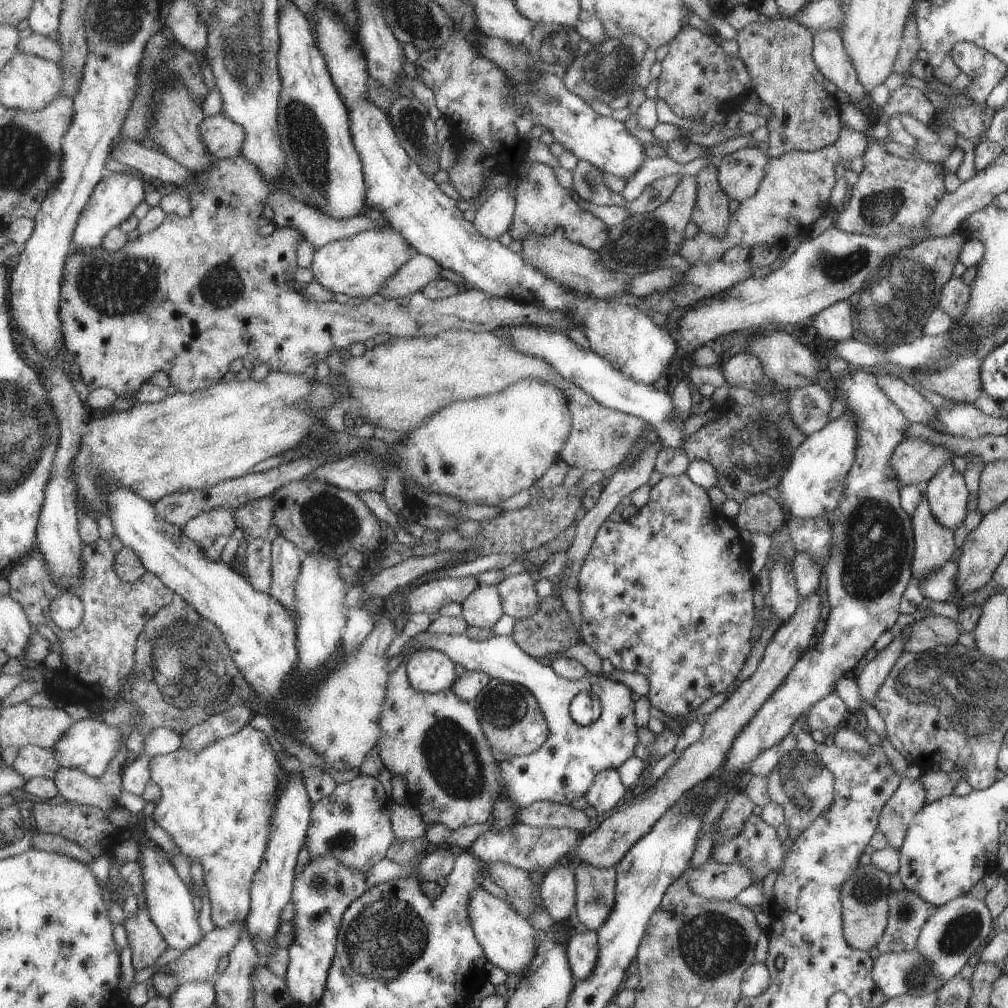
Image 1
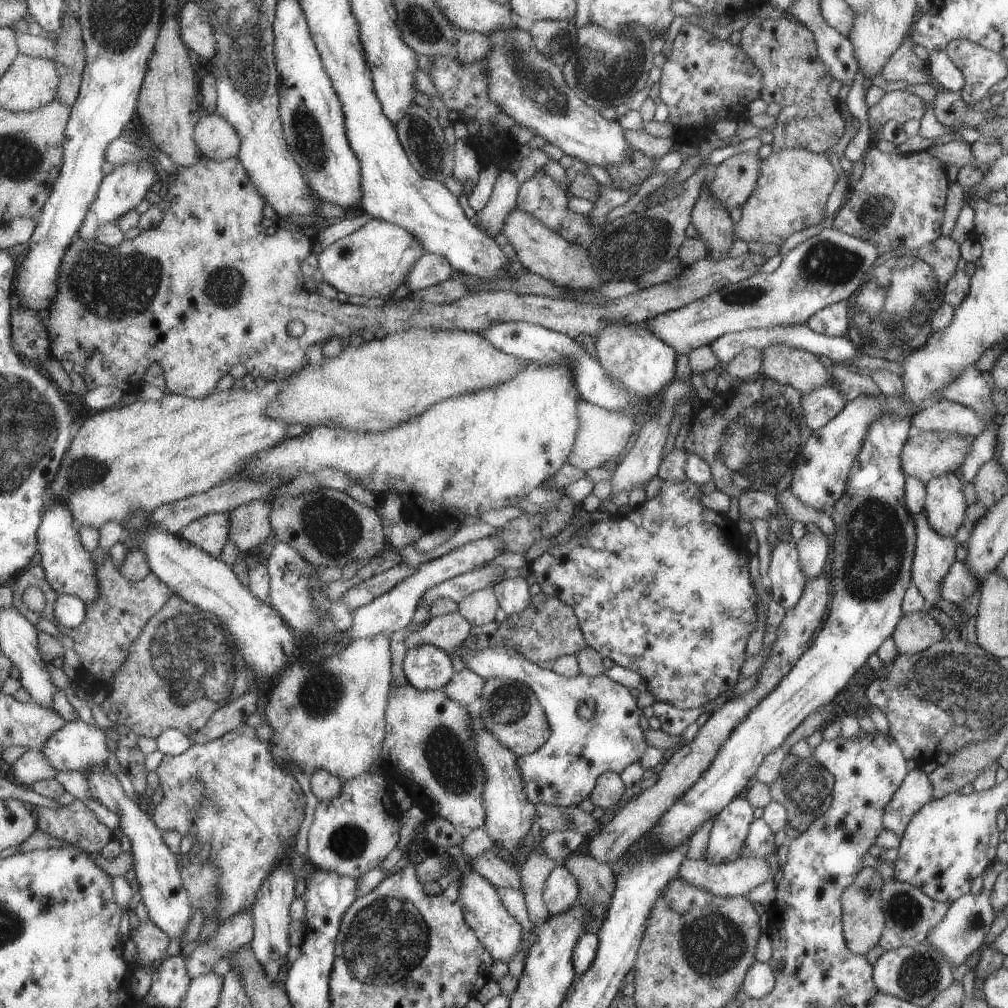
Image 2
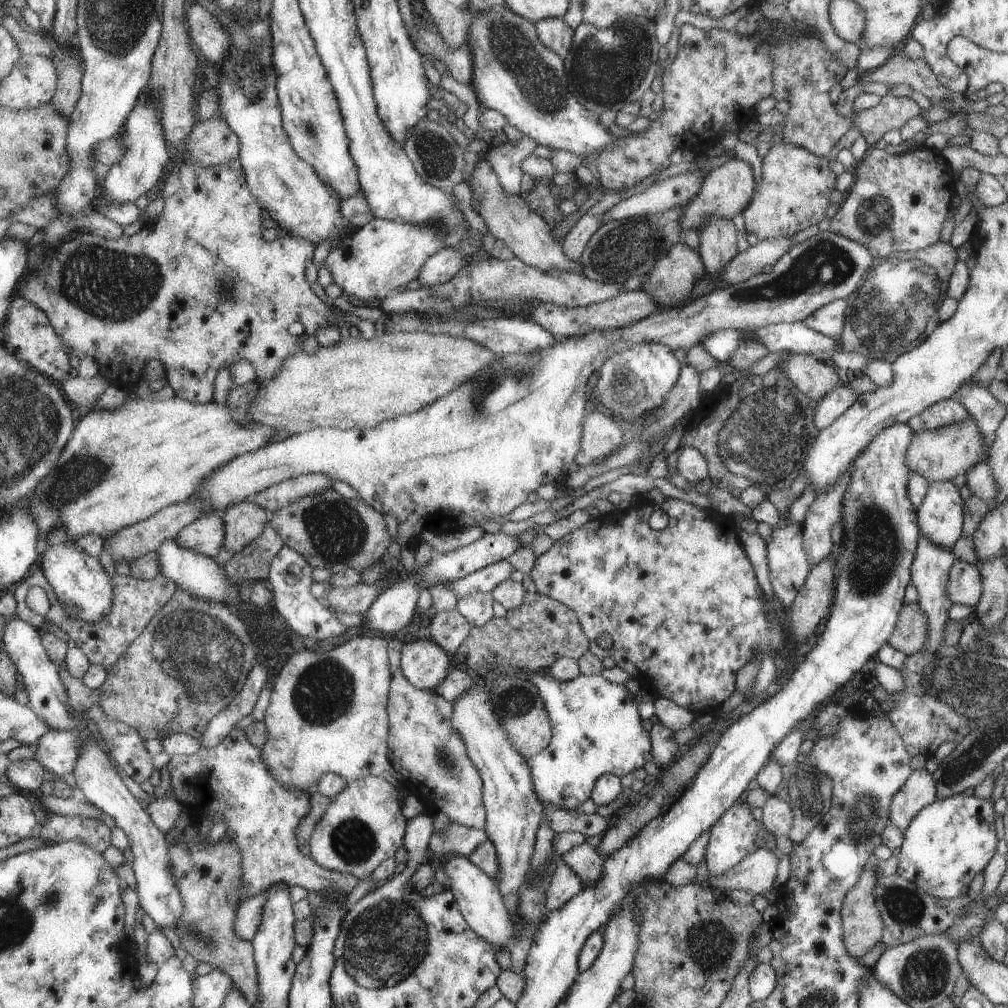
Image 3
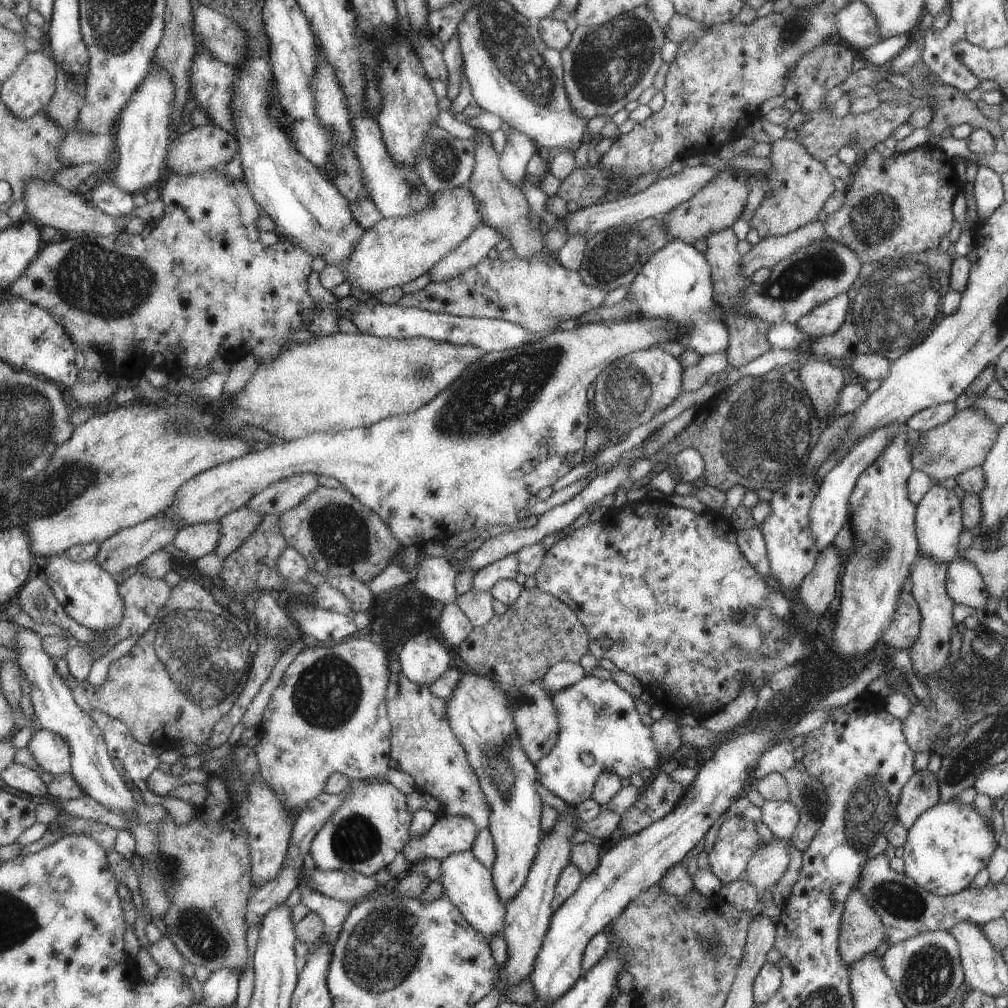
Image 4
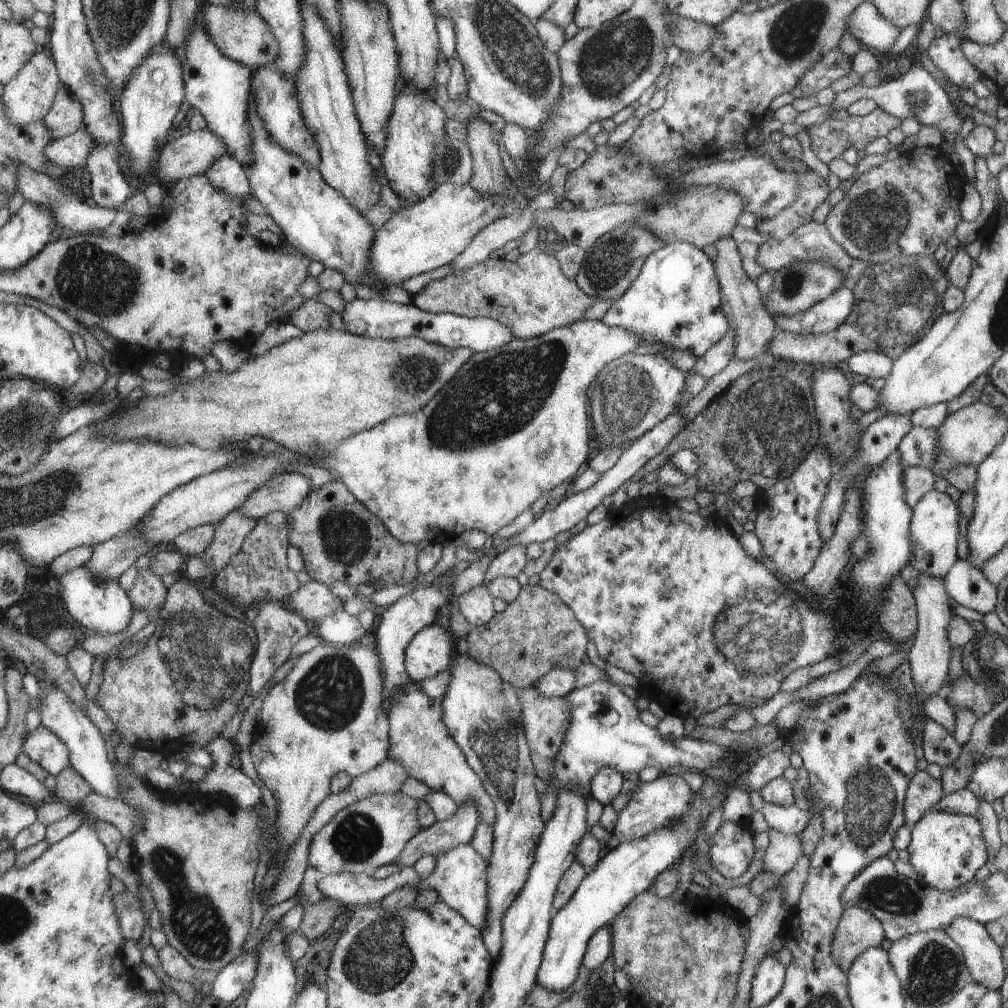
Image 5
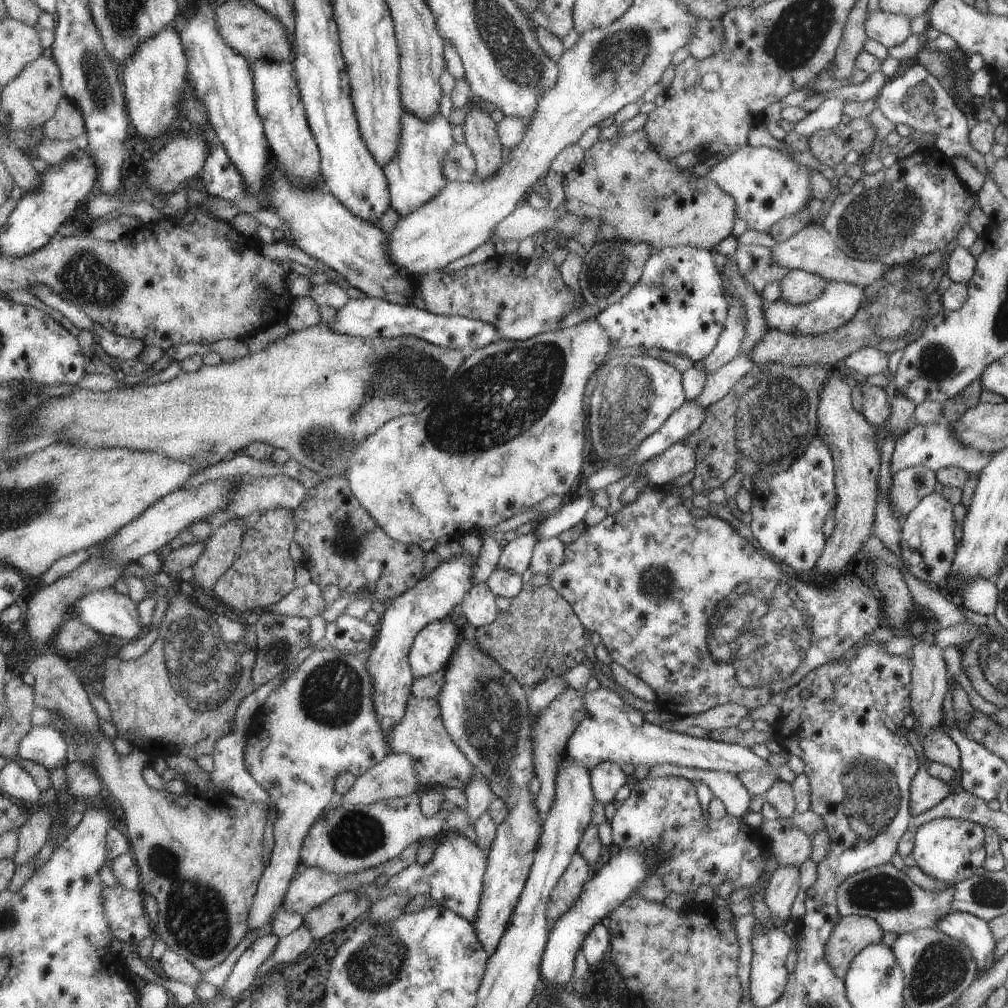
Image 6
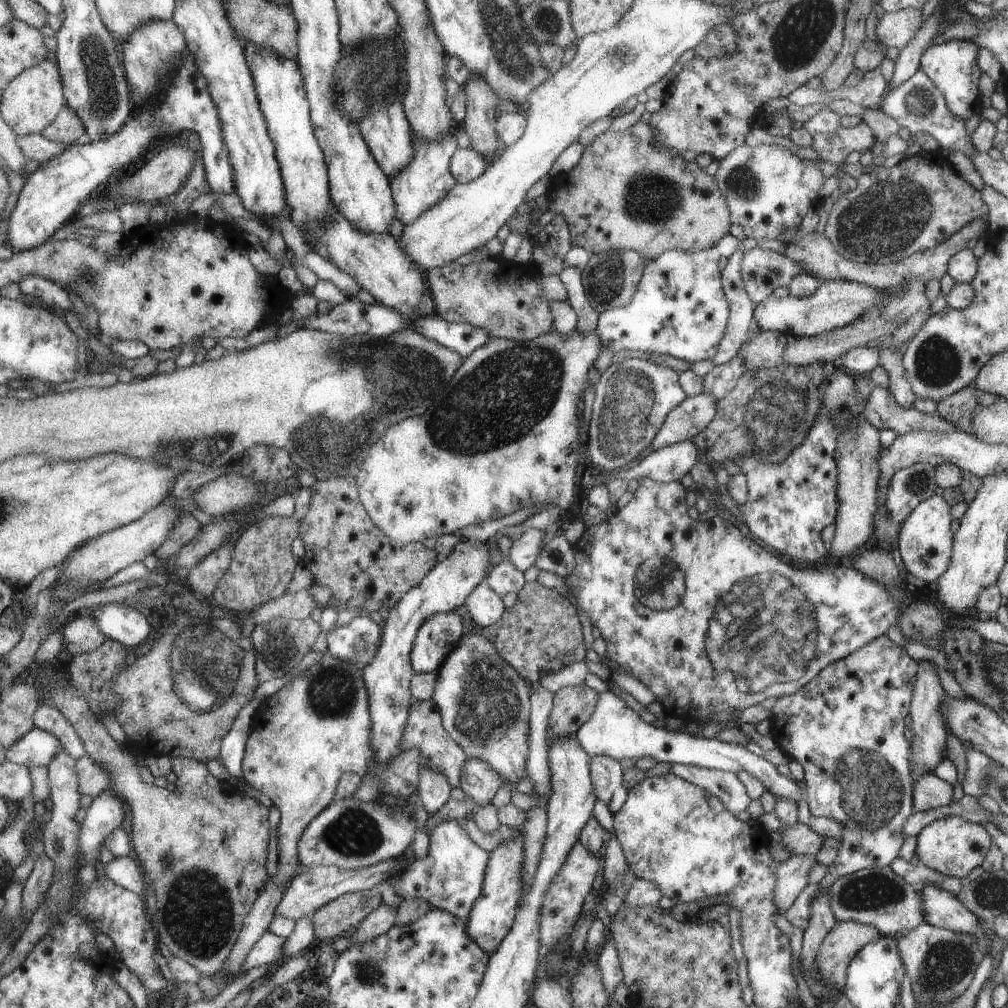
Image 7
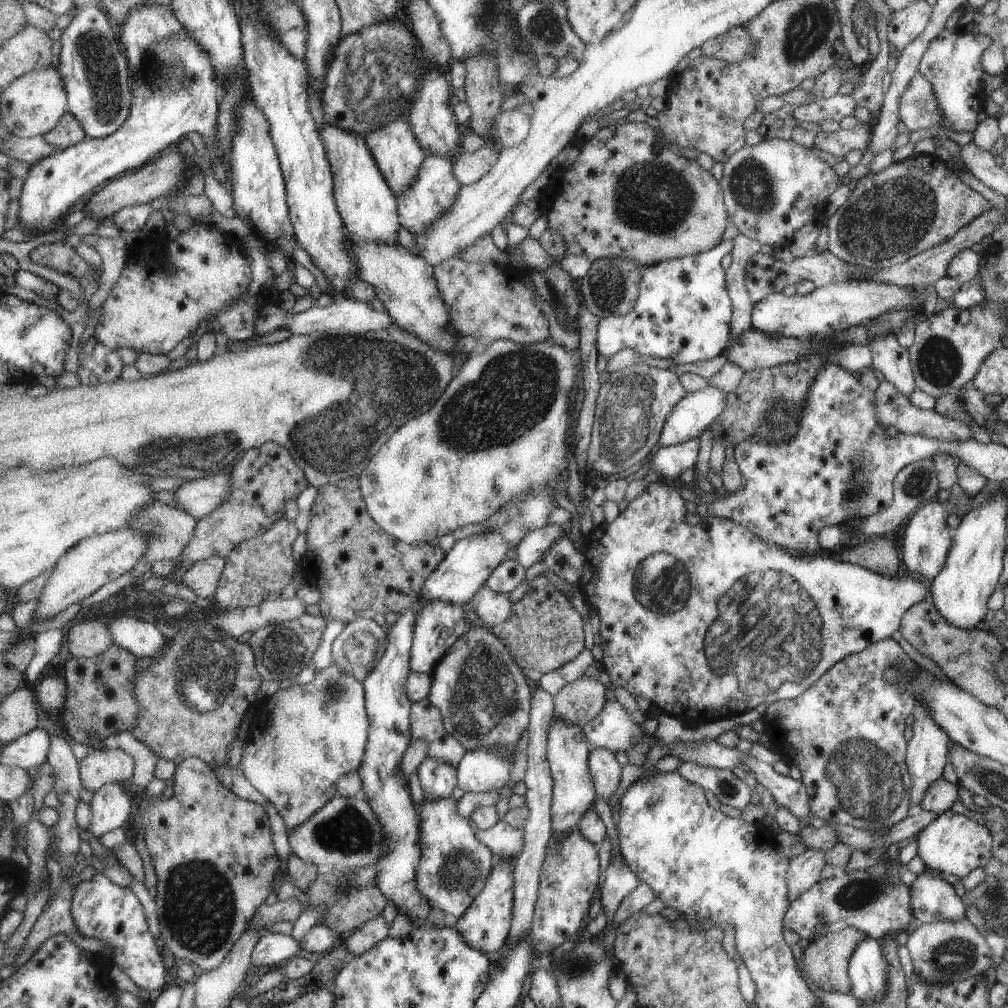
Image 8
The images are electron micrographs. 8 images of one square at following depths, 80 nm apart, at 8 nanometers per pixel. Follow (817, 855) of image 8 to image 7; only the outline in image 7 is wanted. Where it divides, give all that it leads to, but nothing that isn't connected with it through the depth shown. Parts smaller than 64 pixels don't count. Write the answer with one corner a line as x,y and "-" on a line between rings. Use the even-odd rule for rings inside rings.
792,855
780,863
774,894
775,901
783,914
808,885
808,873
816,862
815,855

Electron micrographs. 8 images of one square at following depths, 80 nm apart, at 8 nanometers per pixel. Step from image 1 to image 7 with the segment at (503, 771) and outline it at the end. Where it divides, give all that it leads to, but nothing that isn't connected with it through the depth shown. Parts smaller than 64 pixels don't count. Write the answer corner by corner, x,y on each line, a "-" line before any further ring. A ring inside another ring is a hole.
609,690
599,694
598,706
593,716
576,733
581,747
592,758
596,755
608,755
617,761
622,758
636,761
642,757
652,756
658,762
680,763
733,773
743,771
763,782
767,790
775,797
782,797
796,804
802,798
801,786
798,786
792,777
780,774
777,766
768,762
764,757
748,751
746,747
716,738
703,739
688,733
675,733
664,728
655,728
651,724
646,724
634,710
630,710
618,696
614,696

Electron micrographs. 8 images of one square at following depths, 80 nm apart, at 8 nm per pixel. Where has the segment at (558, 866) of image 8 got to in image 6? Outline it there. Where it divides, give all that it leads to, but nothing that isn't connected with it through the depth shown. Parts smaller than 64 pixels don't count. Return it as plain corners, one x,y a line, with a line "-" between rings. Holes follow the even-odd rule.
576,852
574,858
570,861
568,868
564,873
561,874
560,880
557,882
556,888
554,888
551,894
550,905
548,908
548,924
550,926
550,931
552,930
554,923
563,915
570,910
570,907
580,898
582,889
585,888
585,882
590,878
588,870
592,869
588,866
588,861
582,853

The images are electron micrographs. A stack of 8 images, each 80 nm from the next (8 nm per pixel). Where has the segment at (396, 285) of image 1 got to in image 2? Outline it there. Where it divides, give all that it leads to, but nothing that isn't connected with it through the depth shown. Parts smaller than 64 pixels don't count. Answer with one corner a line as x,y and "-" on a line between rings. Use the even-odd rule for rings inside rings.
426,252
417,260
417,264
414,265
414,270
406,284
411,288
410,292
413,293
414,291
419,291
420,289
444,282
455,271
449,263
449,260
442,257
441,254

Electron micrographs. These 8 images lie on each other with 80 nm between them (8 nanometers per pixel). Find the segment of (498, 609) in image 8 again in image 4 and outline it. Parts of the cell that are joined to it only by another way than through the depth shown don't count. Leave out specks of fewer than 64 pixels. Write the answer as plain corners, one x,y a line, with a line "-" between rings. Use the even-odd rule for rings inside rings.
474,589
458,595
455,603
470,619
474,627
481,627
495,615
494,609
492,609
493,599
489,591

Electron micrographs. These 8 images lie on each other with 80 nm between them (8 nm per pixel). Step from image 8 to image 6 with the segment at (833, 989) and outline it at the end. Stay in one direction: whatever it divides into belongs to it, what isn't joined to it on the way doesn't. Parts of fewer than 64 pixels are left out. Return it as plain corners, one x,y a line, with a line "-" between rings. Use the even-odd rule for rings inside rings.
850,915
839,919
825,946
826,960
844,980
849,966
868,945
880,943
882,927
870,917

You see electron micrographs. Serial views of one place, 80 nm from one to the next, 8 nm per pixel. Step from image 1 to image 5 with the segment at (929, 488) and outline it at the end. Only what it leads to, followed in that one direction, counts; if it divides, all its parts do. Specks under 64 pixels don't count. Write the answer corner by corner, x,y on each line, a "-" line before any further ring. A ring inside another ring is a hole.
932,489
927,492
916,506
913,506
912,521
910,521
910,536
913,555
909,560
914,573
944,578
949,574
960,558
957,556
958,505
954,504
947,493

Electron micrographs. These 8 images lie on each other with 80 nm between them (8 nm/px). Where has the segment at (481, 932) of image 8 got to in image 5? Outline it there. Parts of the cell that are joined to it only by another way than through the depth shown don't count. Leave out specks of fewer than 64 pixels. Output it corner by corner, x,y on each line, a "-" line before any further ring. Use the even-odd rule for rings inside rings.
463,650
458,652
451,662
450,672
450,682
442,698
446,726
456,739
458,746
461,746
464,751
469,765
477,771
486,792
493,798
497,810
497,821
493,824
493,852
488,860
489,917
481,930
485,945
495,961
500,956
504,944
503,917
524,888
529,870
536,860
536,844
540,844
542,830
544,830
543,816
540,816
541,796
538,796
534,788
537,772
534,772
534,766
532,766
531,748
523,721
522,700
518,700
516,687
500,678
498,671
481,665

